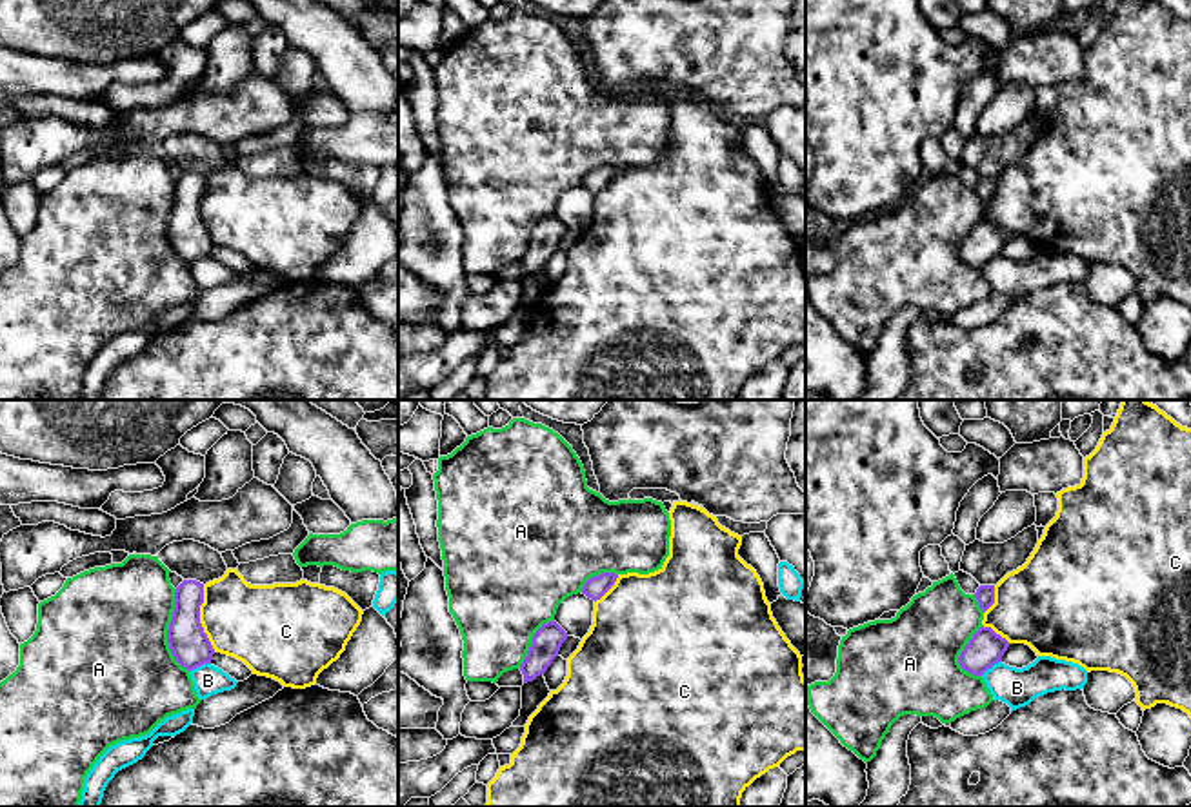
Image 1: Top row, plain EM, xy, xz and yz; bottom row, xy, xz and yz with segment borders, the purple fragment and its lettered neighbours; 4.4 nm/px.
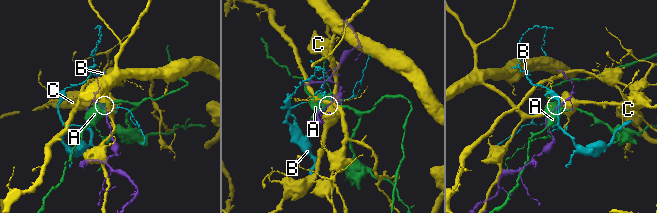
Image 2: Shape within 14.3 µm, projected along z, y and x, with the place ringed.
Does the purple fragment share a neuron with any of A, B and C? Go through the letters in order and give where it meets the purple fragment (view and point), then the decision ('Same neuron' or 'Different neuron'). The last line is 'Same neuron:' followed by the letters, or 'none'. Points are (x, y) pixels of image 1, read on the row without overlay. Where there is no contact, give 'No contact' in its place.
A: Touches purple at xy (168, 224). Different neuron
B: Touches purple at xy (199, 259). Different neuron
C: Touches purple at xy (199, 211). Different neuron
Same neuron: none

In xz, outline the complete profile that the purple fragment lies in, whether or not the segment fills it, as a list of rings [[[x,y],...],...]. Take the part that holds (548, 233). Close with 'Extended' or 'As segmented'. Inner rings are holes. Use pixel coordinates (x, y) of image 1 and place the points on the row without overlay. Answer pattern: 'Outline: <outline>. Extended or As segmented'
Outline: [[[555,213],[544,216],[535,225],[527,249],[520,258],[524,276],[533,274],[536,269],[547,264],[565,233],[567,225]]]. As segmented

